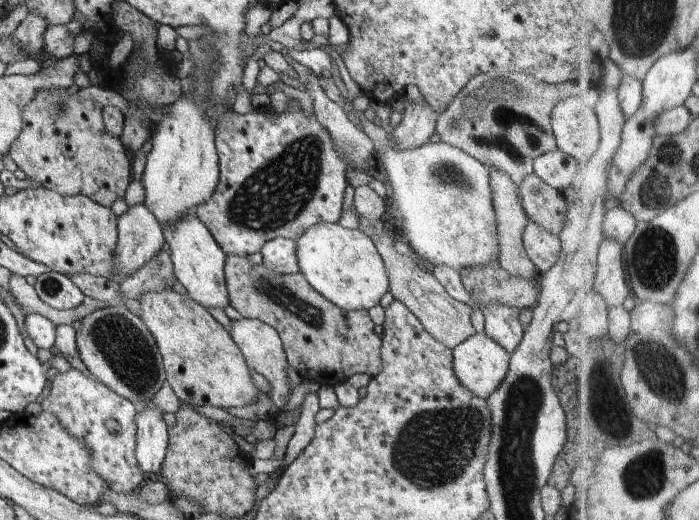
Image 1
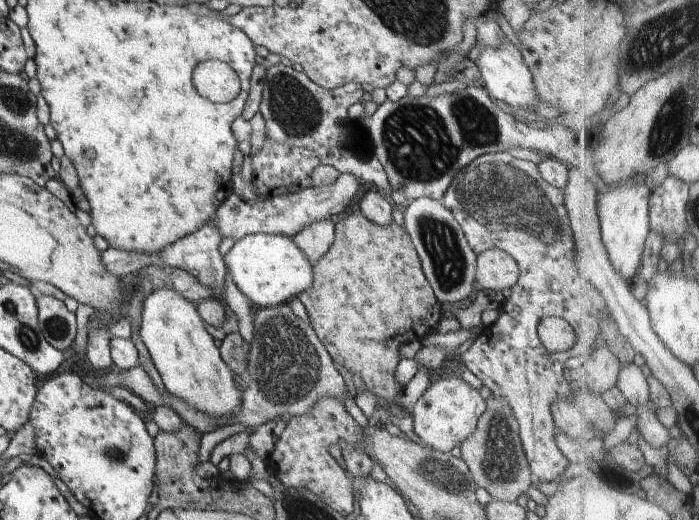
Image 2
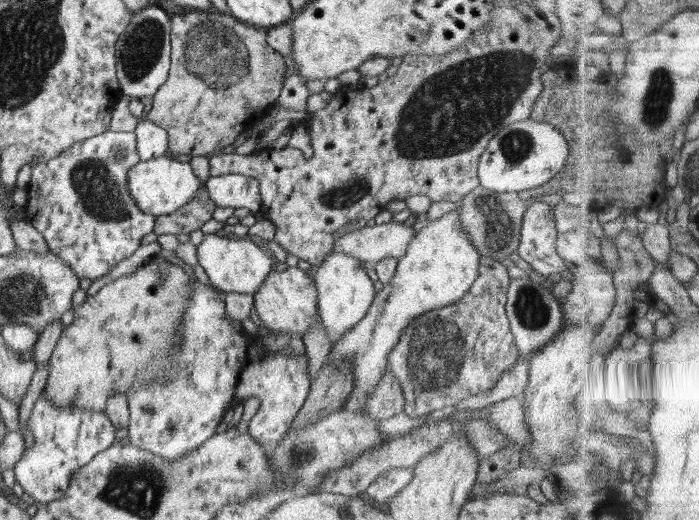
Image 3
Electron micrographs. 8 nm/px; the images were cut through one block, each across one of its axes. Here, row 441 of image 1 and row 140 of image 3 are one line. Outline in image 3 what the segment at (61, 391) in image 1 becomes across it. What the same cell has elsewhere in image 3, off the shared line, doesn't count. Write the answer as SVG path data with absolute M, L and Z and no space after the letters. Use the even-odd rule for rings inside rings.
M104 131L102 134L78 141L56 157L32 168L32 180L26 187L28 202L25 219L46 239L49 249L74 270L78 278L94 281L106 276L124 258L128 258L147 234L153 232L156 217L144 214L136 207L127 188L127 175L140 162L136 133Z

